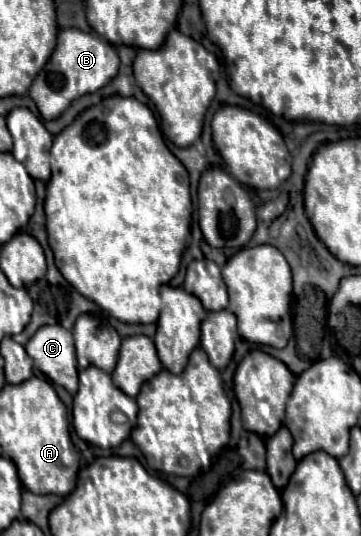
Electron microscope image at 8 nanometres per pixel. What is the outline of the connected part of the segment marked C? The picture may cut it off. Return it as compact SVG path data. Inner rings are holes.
M43 325L25 345L35 367L71 395L77 391L77 357L71 331L61 325Z

